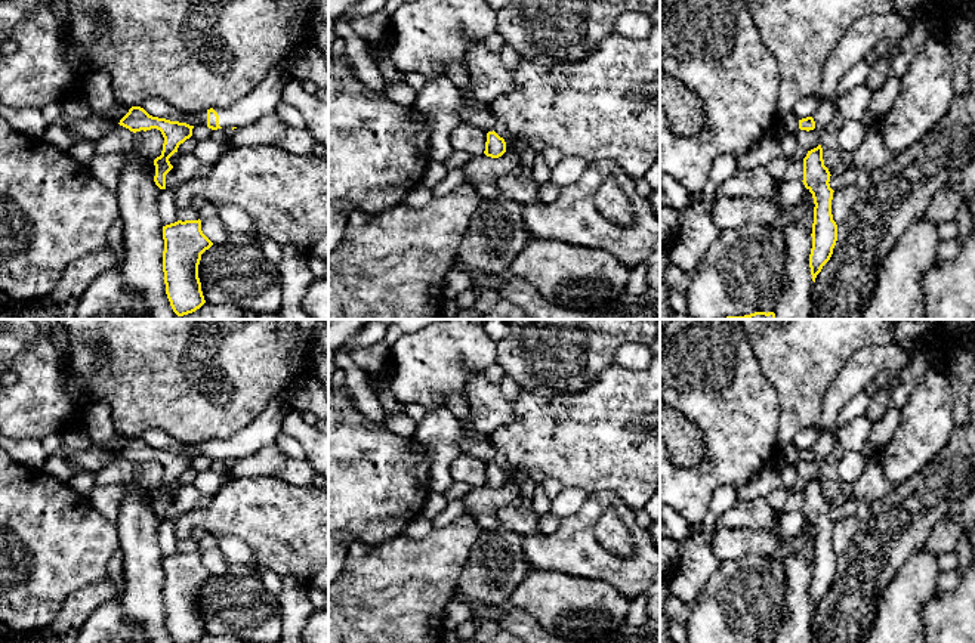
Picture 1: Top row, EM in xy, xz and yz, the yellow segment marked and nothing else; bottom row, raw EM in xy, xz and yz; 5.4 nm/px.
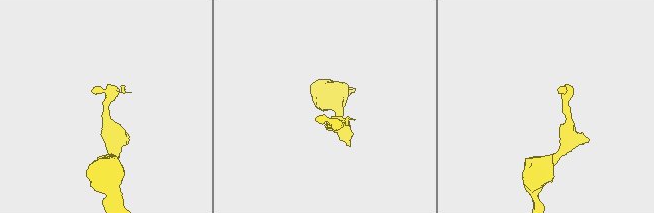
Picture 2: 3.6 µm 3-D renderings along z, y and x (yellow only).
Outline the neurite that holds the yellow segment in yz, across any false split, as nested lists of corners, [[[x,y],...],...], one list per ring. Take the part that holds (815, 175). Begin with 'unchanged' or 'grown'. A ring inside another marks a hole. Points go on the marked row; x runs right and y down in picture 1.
unchanged; [[[823,148],[808,151],[803,158],[803,185],[814,198],[812,248],[809,254],[809,268],[812,281],[823,266],[830,260],[837,241],[837,225],[831,214],[833,189],[830,188],[830,171],[824,166]]]

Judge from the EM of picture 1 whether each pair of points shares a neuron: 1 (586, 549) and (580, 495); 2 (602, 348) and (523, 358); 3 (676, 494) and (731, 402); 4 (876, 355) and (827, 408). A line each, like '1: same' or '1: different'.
1: different
2: same
3: same
4: same

